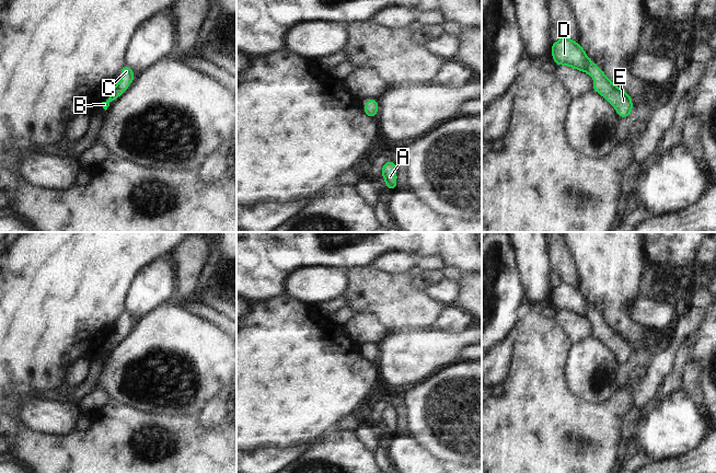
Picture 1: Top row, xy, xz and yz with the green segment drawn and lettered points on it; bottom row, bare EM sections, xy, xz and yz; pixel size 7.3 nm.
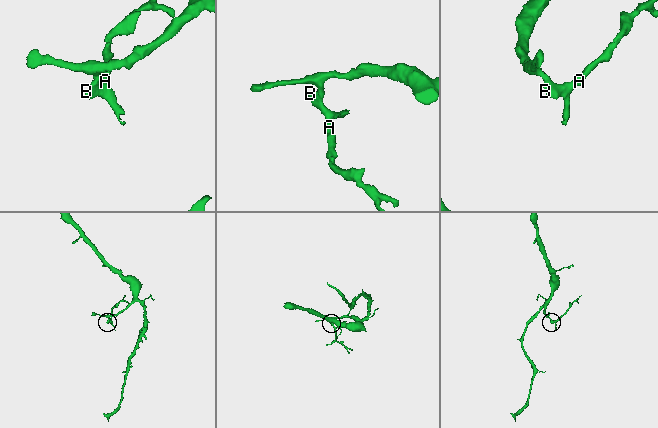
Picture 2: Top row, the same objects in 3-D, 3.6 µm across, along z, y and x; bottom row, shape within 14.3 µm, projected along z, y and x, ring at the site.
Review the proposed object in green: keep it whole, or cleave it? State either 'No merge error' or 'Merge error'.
No merge error.

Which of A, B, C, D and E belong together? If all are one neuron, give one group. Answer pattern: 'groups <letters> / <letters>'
groups A B C D E

